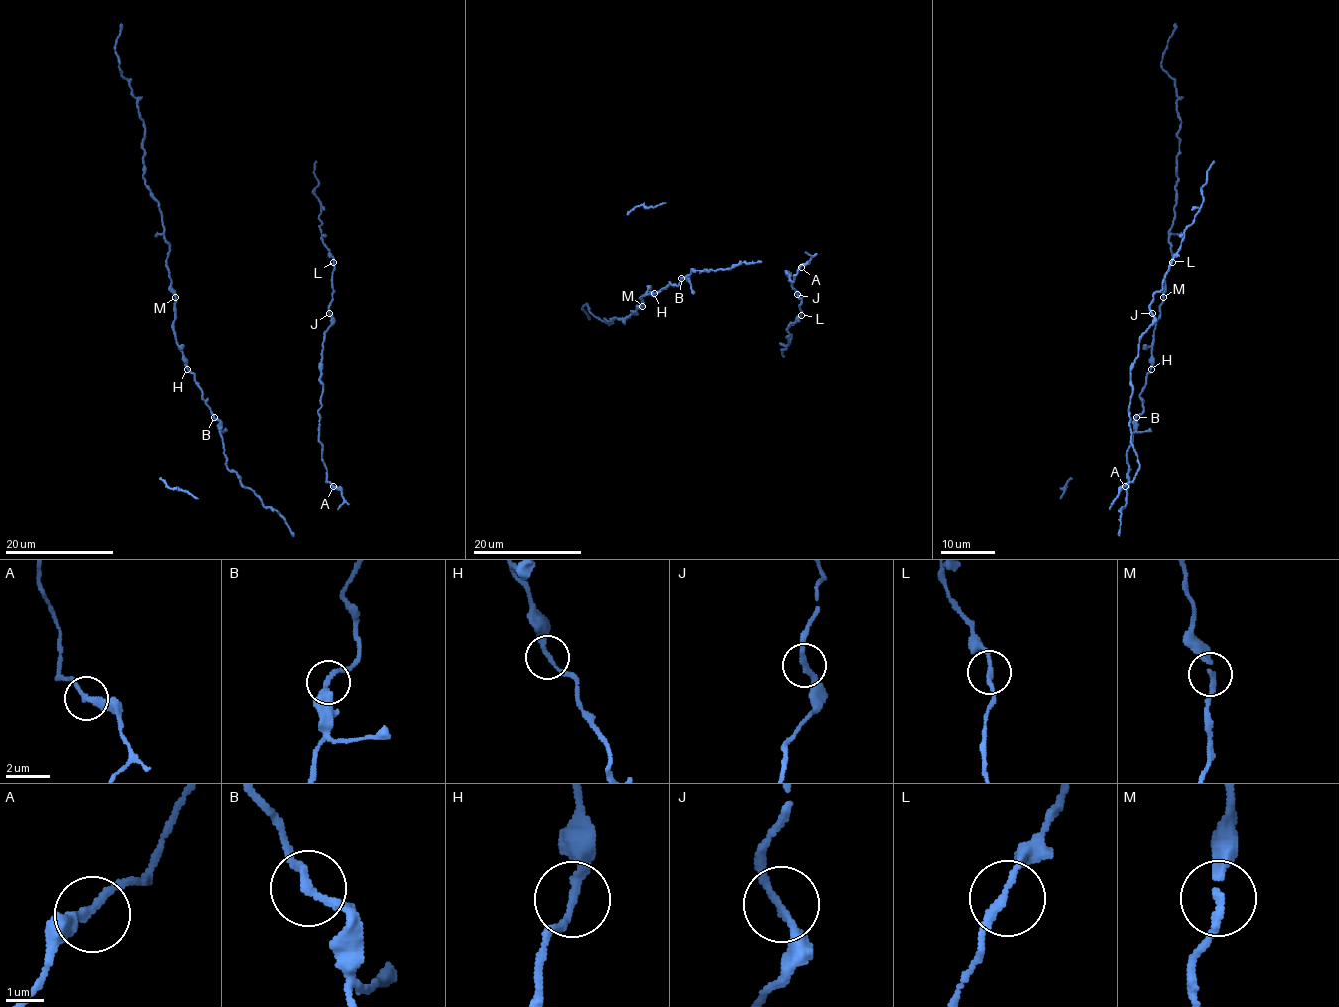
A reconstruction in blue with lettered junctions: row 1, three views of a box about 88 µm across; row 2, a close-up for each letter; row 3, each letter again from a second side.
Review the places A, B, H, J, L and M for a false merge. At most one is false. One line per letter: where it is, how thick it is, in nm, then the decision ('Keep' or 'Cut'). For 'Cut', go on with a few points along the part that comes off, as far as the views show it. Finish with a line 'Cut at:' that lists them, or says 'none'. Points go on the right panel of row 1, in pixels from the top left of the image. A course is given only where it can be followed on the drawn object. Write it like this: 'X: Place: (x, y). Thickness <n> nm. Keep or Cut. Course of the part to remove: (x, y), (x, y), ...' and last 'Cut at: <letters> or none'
A: Place: (1125, 486). Thickness 200 nm. Keep
B: Place: (1136, 417). Thickness 200 nm. Keep
H: Place: (1151, 369). Thickness 200 nm. Keep
J: Place: (1152, 313). Thickness 190 nm. Keep
L: Place: (1172, 262). Thickness 190 nm. Keep
M: Place: (1163, 297). Thickness 200 nm. Keep
Cut at: none

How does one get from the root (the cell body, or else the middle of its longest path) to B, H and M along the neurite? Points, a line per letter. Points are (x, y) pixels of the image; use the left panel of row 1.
B: (246, 488), (226, 465), (219, 421), (214, 417)
H: (246, 488), (227, 467), (219, 421), (210, 412), (195, 377), (187, 369)
M: (246, 488), (226, 465), (219, 421), (210, 412), (179, 348), (173, 329), (175, 297)

